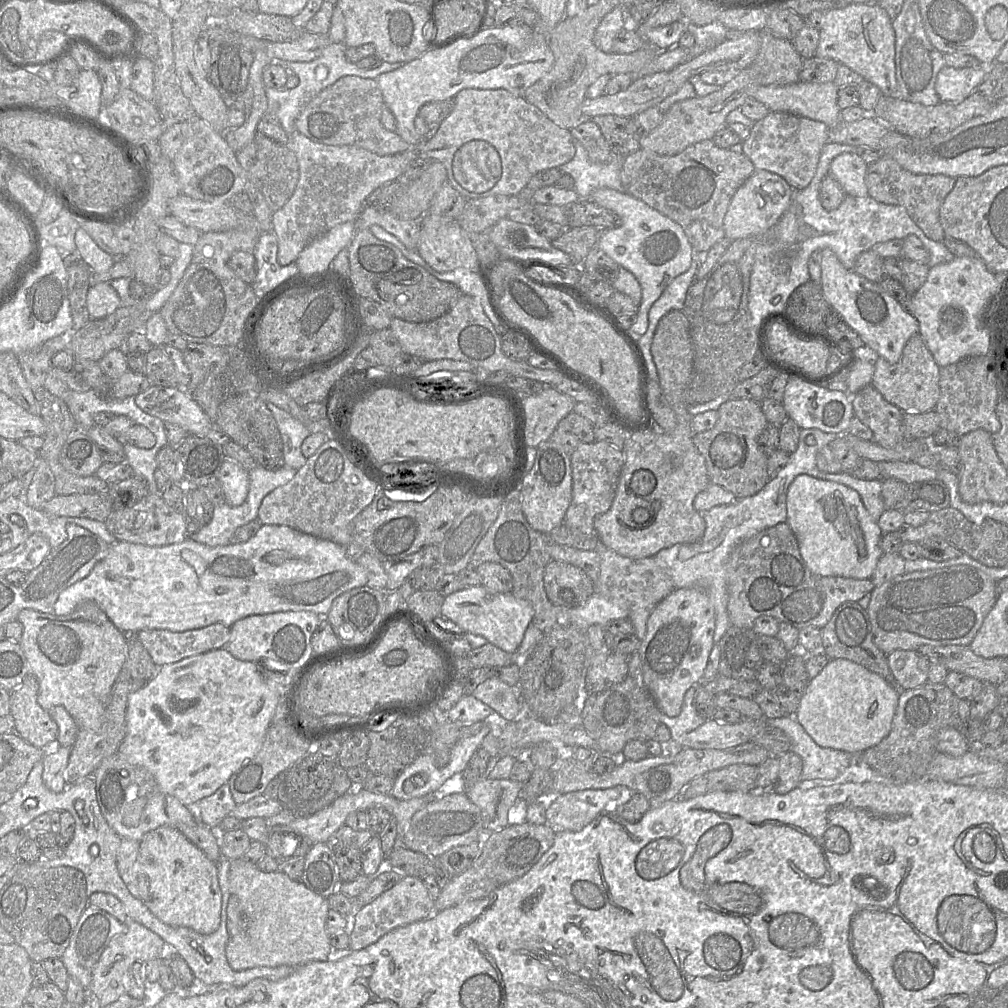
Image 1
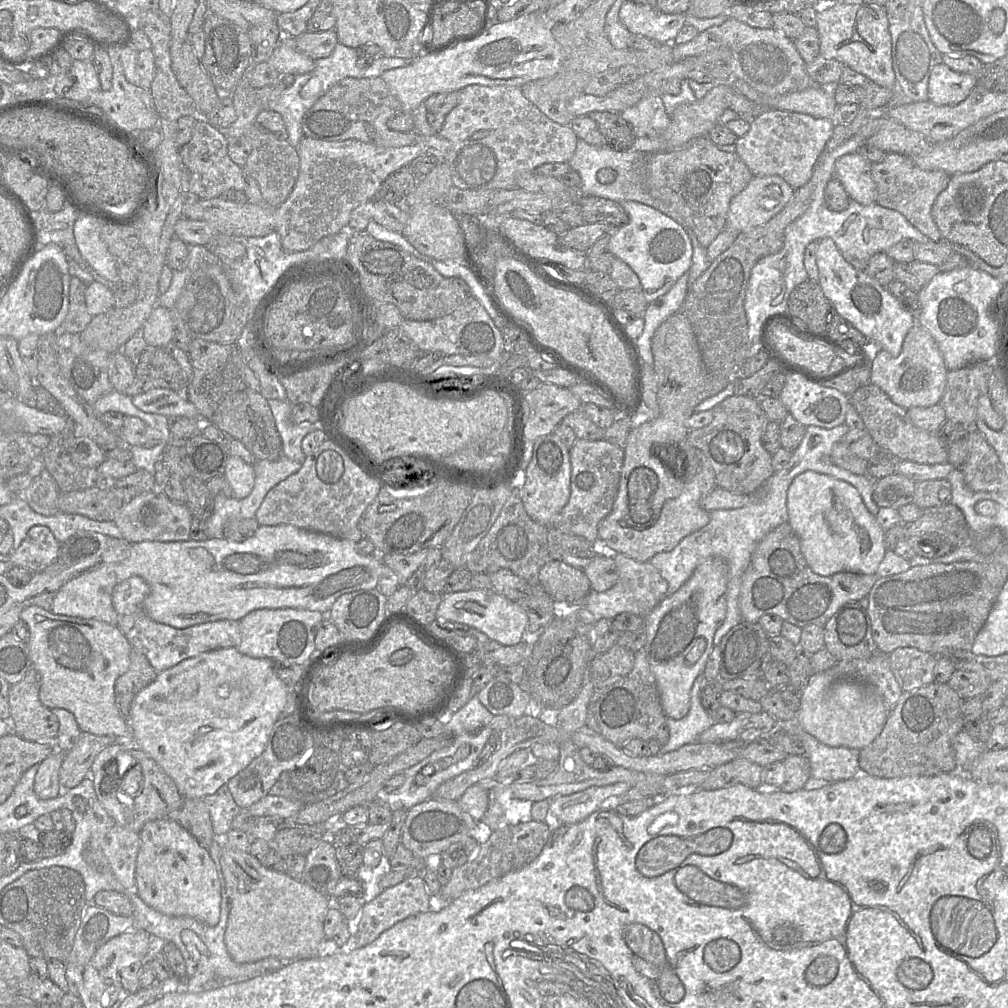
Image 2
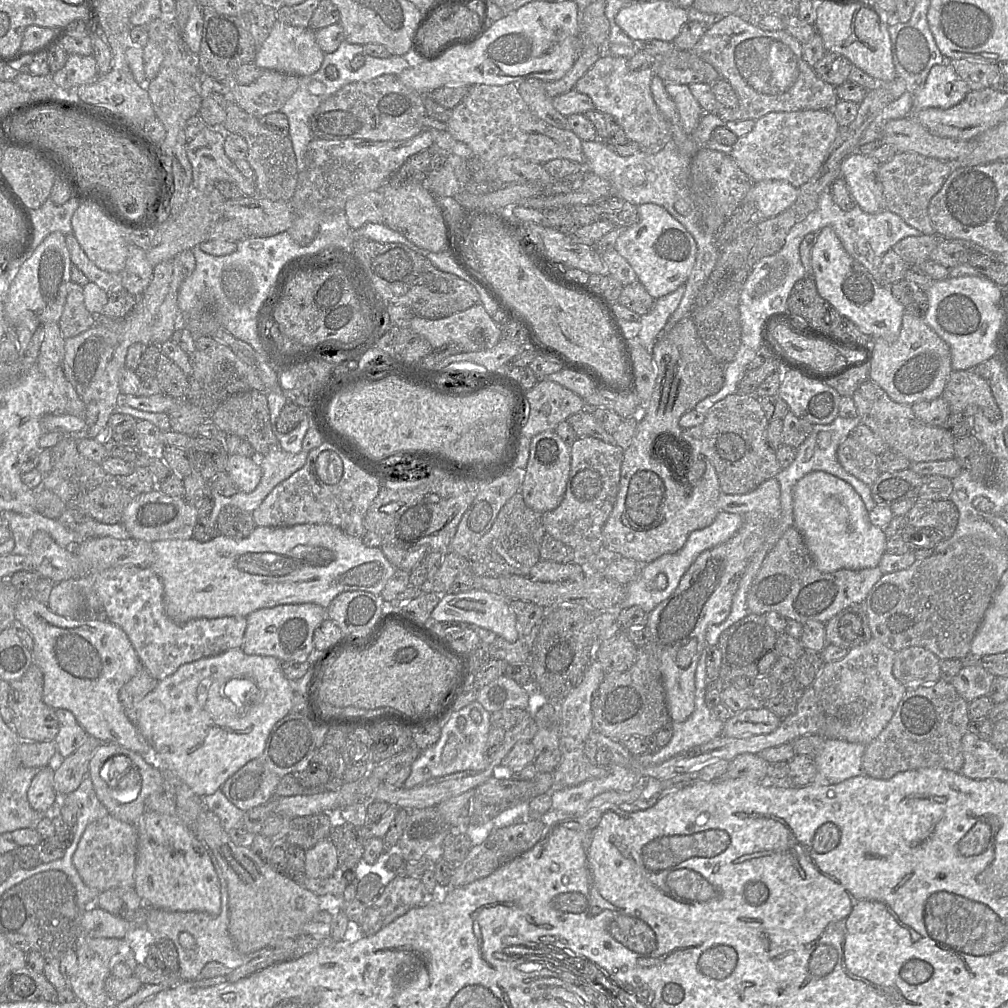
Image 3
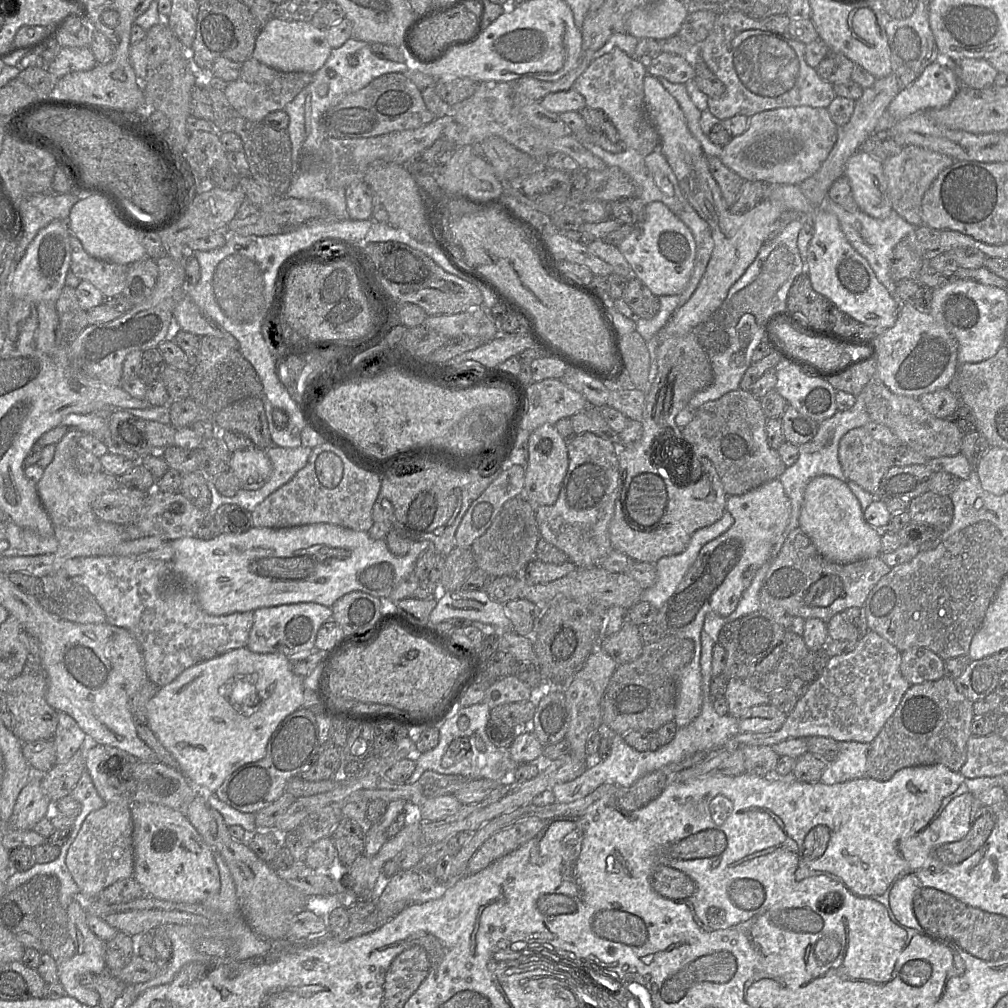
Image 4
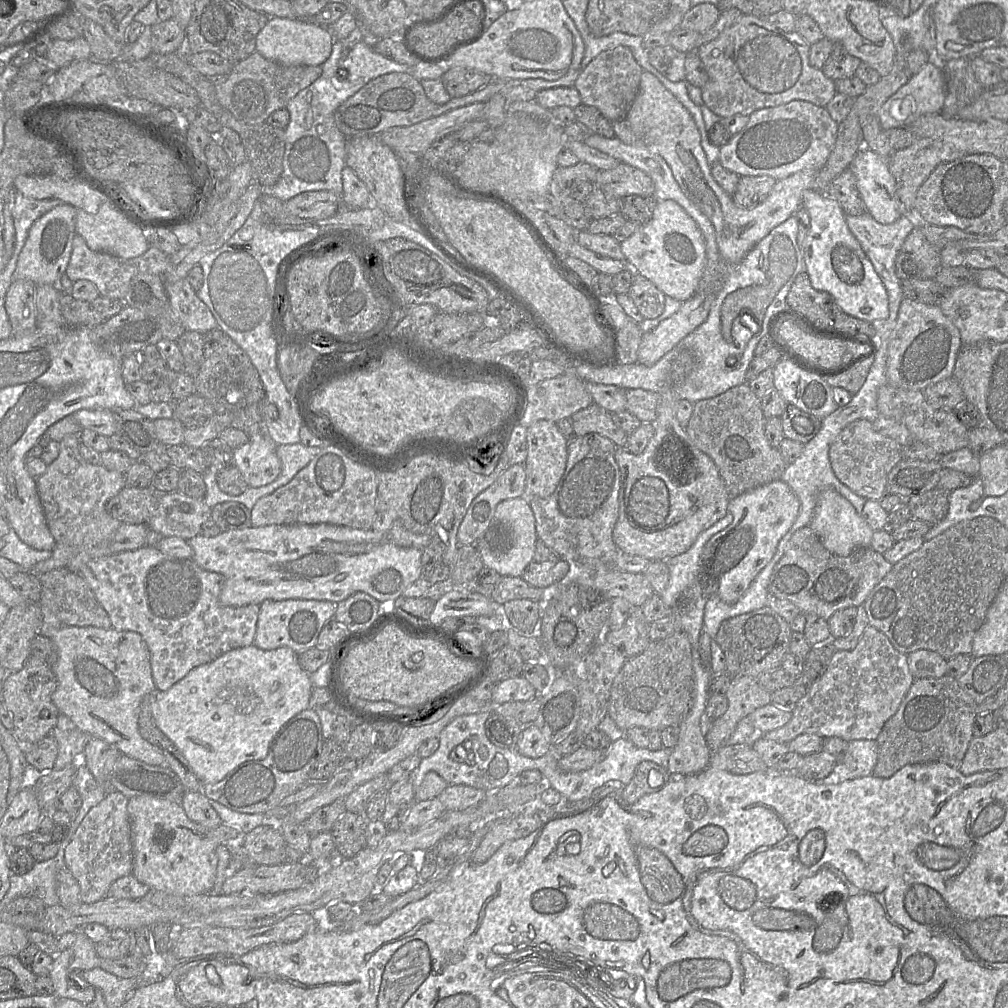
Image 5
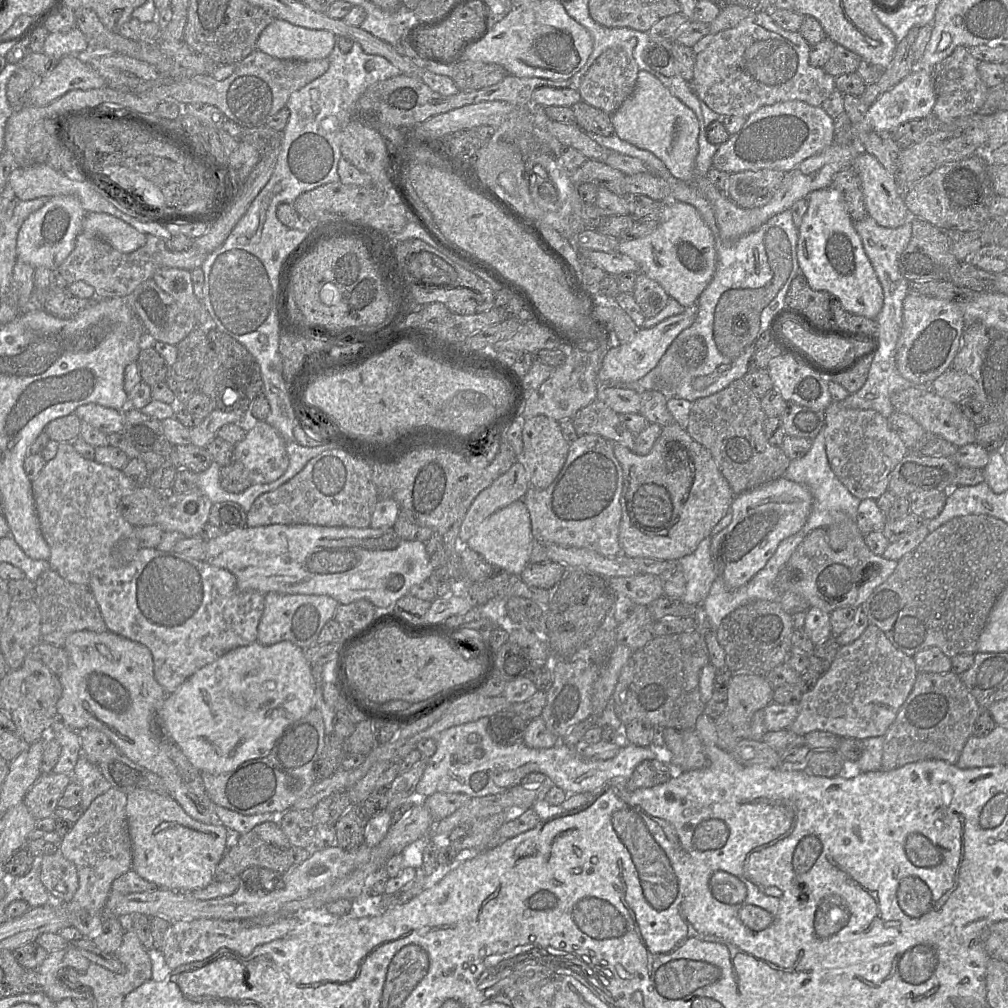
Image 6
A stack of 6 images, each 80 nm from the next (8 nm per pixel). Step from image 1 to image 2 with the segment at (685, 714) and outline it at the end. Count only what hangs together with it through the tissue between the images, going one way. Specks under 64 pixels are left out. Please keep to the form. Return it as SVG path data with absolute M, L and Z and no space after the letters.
M704 674L695 679L690 693L691 706L684 718L679 720L666 718L670 736L668 742L661 748L661 753L668 753L686 744L698 742L700 734L716 723L701 703L701 691L706 683Z

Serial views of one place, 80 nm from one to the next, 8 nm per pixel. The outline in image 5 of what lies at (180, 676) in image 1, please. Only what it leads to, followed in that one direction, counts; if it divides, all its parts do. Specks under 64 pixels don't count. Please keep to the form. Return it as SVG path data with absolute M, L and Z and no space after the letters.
M250 645L193 668L167 691L159 692L153 716L157 727L183 755L198 780L202 784L217 783L245 762L265 759L282 726L309 707L312 689L310 674L300 667L298 654L291 648L262 650Z

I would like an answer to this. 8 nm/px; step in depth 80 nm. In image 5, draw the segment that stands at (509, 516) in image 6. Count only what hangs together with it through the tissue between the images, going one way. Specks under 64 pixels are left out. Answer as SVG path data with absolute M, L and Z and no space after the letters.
M526 496L507 499L500 502L494 513L494 527L488 529L475 547L482 559L484 567L495 570L500 576L521 577L526 567L534 561L536 543L535 516Z

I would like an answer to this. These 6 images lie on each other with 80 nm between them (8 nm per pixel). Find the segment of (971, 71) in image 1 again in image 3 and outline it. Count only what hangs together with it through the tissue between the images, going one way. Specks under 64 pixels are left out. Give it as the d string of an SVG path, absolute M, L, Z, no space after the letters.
M949 63L936 64L930 69L923 88L913 96L913 110L948 109L960 103L970 91Z

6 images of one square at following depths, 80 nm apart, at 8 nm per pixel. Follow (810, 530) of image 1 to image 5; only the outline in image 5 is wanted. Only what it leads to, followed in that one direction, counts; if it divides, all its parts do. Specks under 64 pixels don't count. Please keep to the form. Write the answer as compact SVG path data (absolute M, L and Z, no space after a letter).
M826 489L819 494L808 526L829 552L842 557L849 556L860 548L870 547L874 533L854 506L834 489Z

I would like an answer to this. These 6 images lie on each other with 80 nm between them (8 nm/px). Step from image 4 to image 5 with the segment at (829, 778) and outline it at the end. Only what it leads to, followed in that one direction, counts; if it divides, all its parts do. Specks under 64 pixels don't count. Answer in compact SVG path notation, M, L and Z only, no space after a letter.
M857 739L848 743L848 752L843 759L848 779L872 775L878 759L877 741Z

